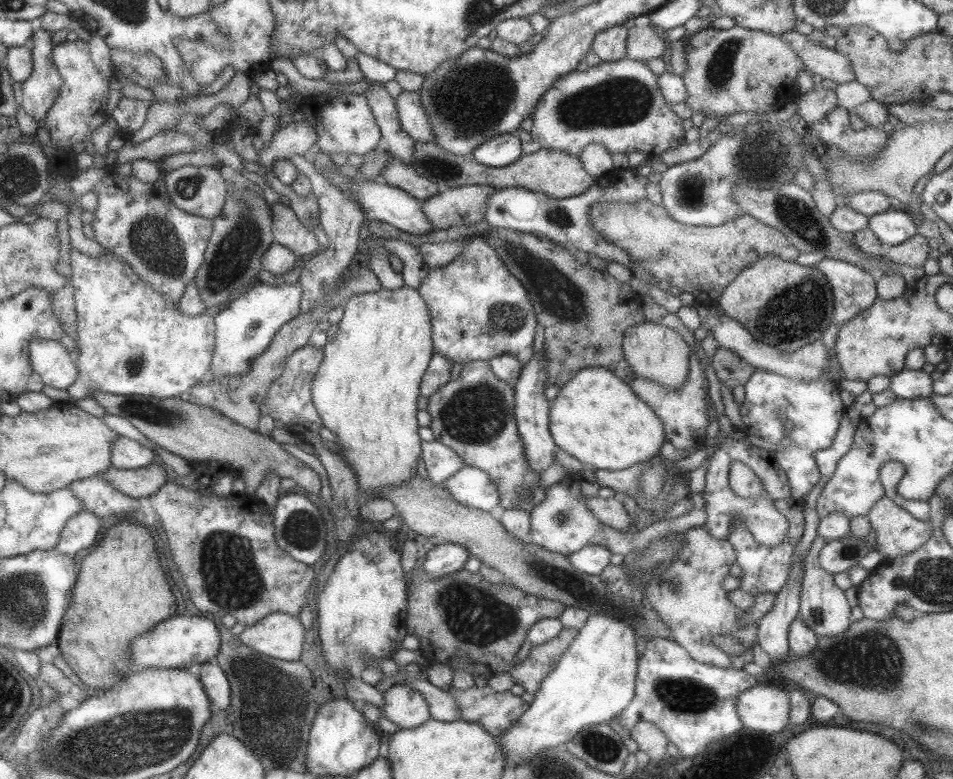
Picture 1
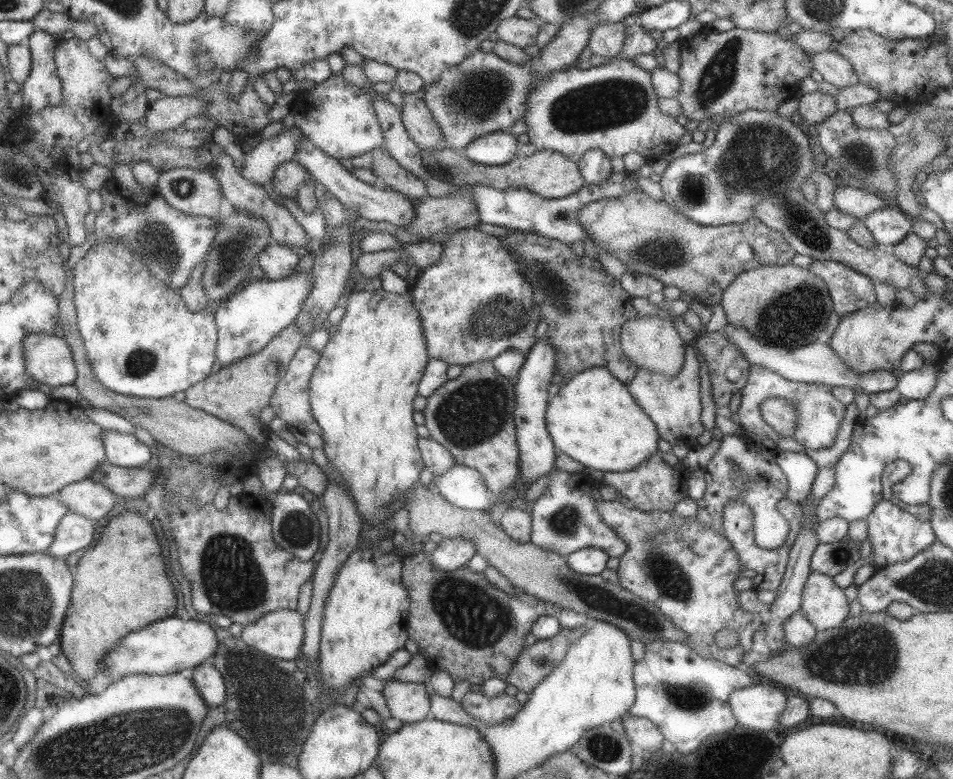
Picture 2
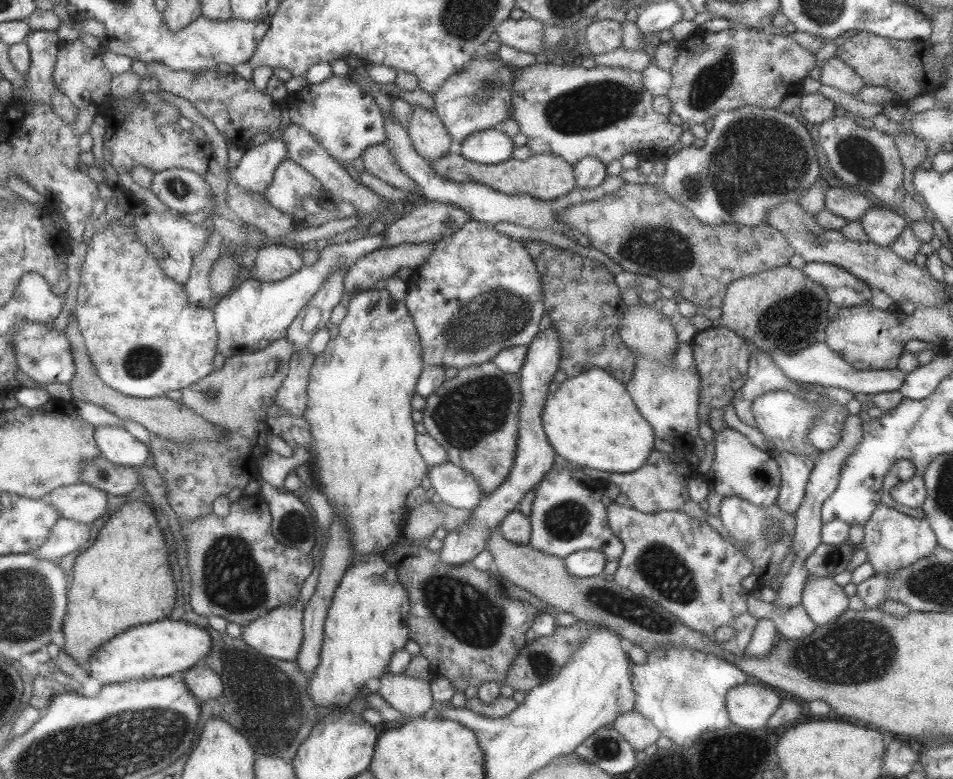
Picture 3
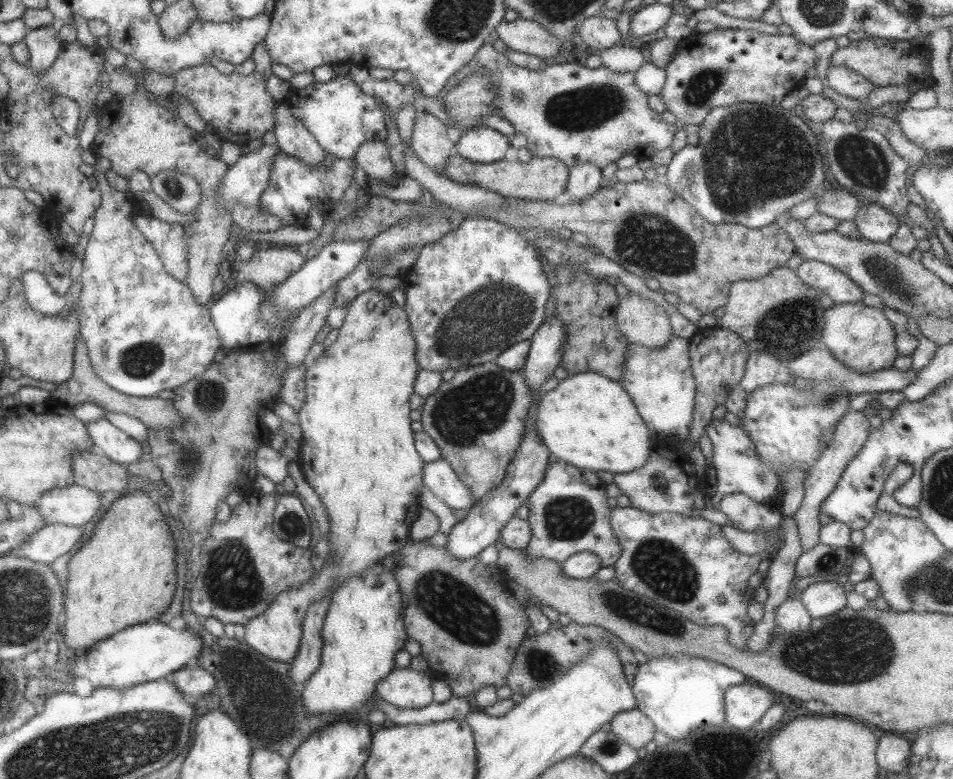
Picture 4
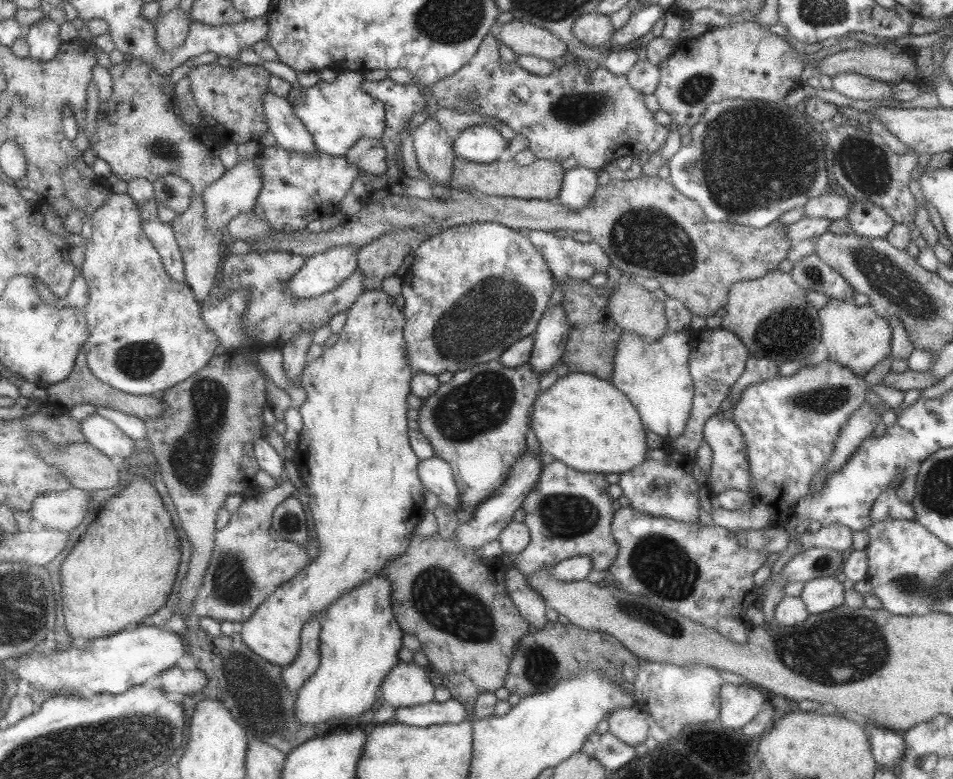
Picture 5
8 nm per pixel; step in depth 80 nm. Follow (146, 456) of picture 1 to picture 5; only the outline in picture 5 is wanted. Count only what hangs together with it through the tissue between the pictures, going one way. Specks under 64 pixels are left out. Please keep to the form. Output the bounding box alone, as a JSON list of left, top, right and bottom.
[80,413,135,459]

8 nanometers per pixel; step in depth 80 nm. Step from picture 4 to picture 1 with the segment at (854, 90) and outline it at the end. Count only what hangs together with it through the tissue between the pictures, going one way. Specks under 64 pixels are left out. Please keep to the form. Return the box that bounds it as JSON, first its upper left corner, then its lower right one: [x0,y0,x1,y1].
[779,30,855,84]

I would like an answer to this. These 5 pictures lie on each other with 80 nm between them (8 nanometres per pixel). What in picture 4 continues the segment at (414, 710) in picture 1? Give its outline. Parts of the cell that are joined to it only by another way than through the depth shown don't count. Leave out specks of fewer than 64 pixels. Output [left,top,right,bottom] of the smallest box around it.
[376,667,433,709]

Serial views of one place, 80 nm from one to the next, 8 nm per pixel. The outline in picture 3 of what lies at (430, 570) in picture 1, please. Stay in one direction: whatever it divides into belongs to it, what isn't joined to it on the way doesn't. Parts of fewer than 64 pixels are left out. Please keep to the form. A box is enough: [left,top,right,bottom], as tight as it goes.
[439,326,560,565]

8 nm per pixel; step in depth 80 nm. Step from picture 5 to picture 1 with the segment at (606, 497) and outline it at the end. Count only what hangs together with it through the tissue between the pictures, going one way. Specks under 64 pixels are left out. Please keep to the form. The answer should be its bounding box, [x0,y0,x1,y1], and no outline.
[527,473,706,555]

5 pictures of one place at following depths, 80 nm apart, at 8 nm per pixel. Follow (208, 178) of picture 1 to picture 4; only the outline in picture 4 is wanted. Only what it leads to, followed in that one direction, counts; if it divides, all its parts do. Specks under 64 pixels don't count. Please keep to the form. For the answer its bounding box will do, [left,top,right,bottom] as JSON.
[150,171,199,214]

